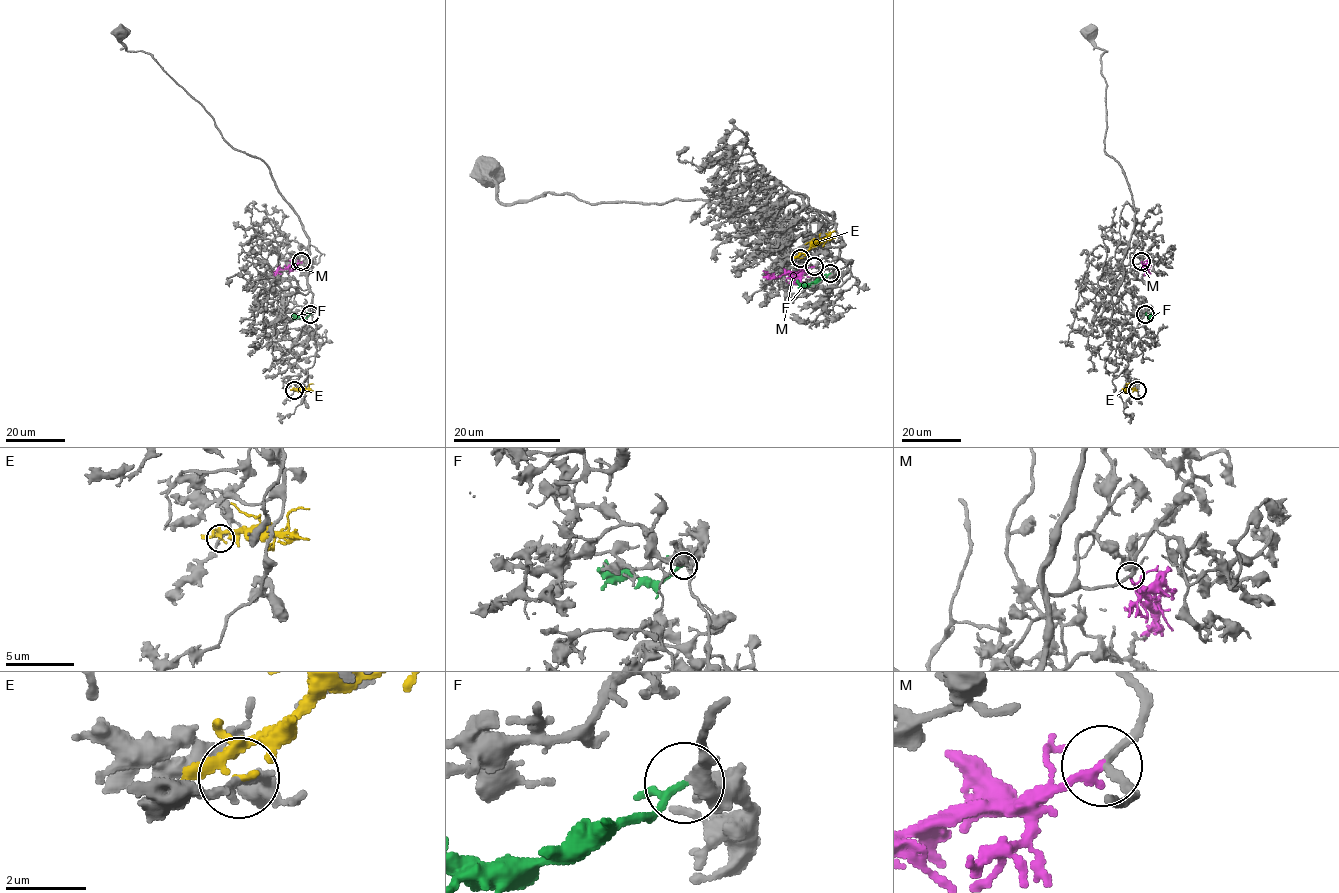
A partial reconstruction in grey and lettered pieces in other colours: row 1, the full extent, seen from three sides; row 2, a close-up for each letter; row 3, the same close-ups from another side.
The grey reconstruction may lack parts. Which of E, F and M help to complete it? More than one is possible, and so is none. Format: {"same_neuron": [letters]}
{"same_neuron": ["F"]}

